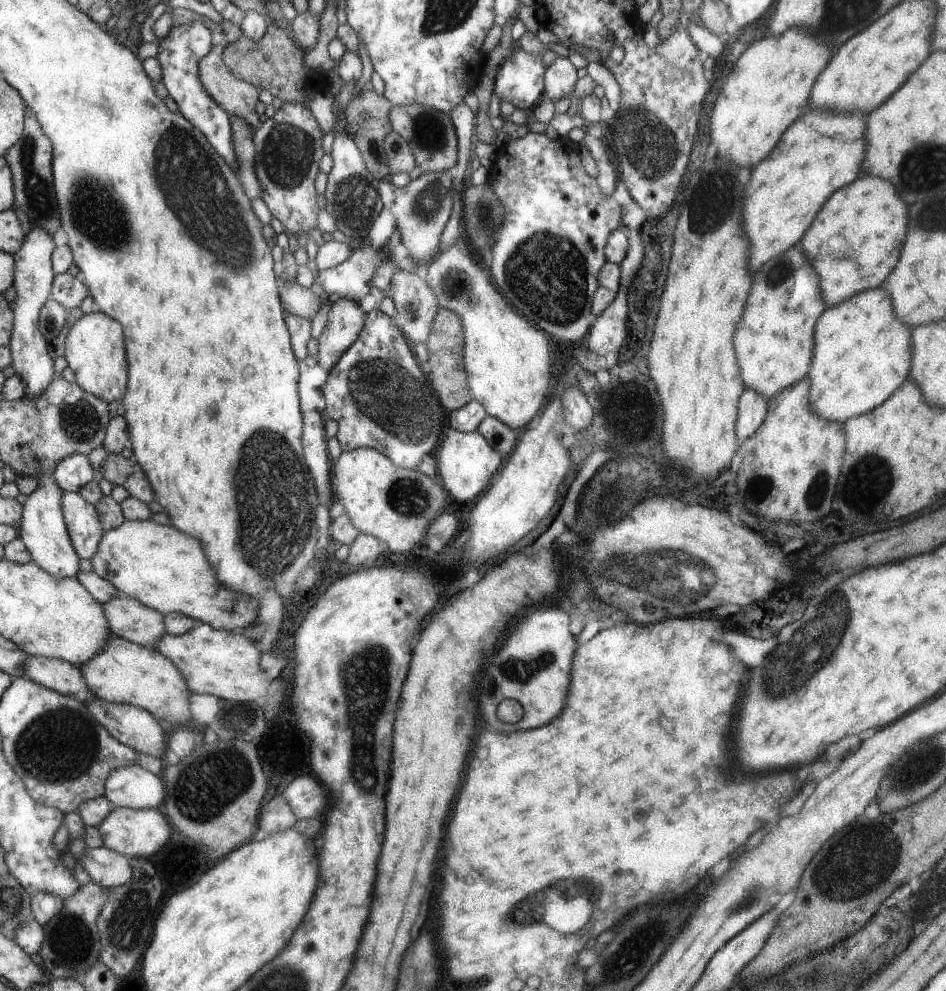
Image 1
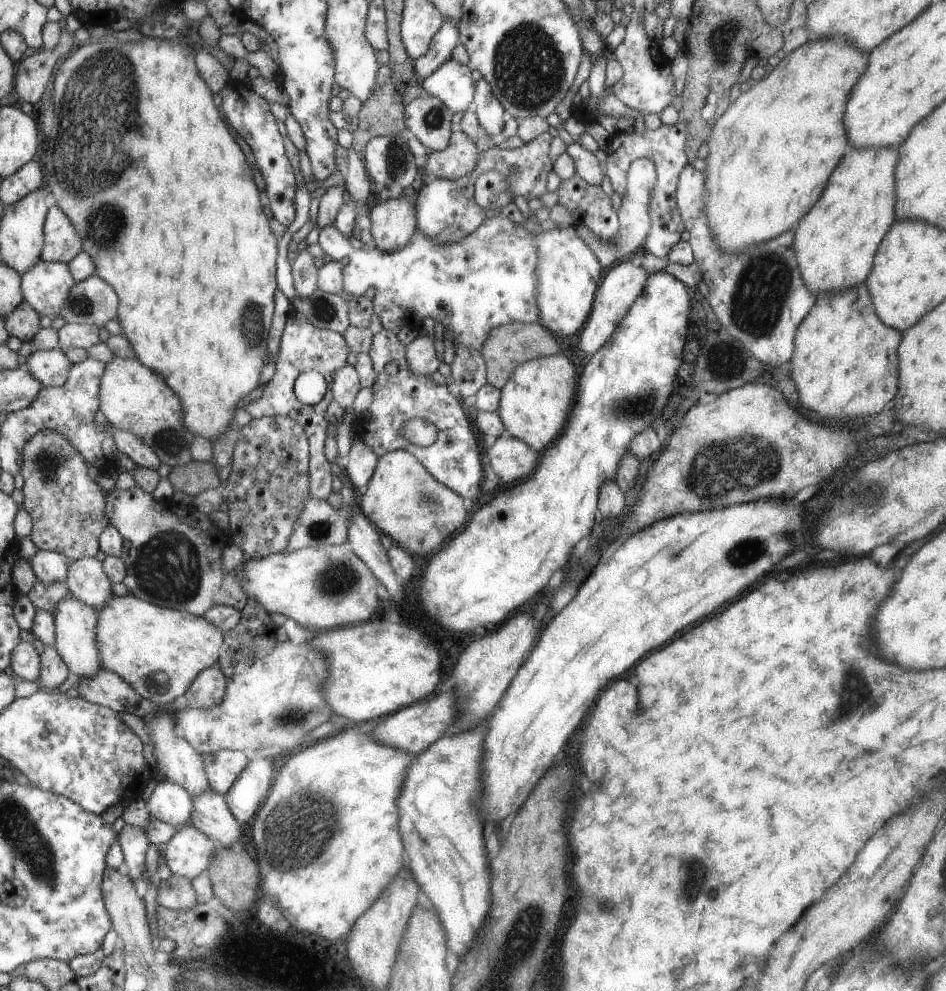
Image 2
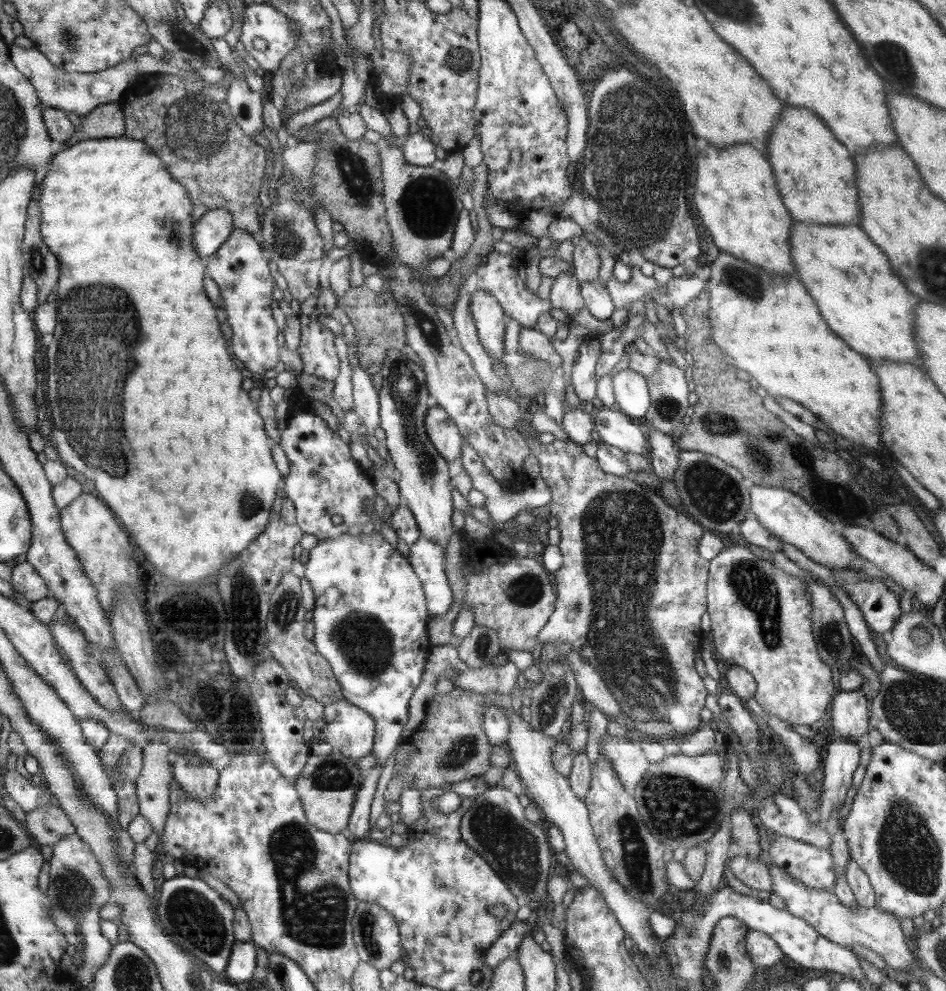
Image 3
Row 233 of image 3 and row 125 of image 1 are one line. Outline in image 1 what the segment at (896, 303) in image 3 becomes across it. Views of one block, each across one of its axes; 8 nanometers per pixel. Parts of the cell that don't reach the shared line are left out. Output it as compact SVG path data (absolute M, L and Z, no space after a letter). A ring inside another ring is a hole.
M808 110L790 125L777 145L759 166L755 166L755 174L751 174L751 182L747 182L747 190L743 190L743 198L747 198L747 206L743 206L743 226L747 226L747 240L751 242L751 272L759 270L759 266L785 250L789 250L807 230L815 212L821 204L841 186L855 180L859 172L859 162L863 158L863 114L831 114L829 111Z

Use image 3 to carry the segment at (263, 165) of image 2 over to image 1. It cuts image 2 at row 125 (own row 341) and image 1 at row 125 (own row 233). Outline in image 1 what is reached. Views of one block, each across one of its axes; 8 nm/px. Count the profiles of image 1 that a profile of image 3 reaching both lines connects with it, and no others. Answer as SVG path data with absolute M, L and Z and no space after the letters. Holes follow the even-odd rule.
M231 117L230 126L233 130L234 152L237 154L236 160L238 161L238 168L235 172L239 174L239 182L243 184L246 196L256 199L261 196L263 190L255 174L255 150L254 144L251 144L249 124Z

